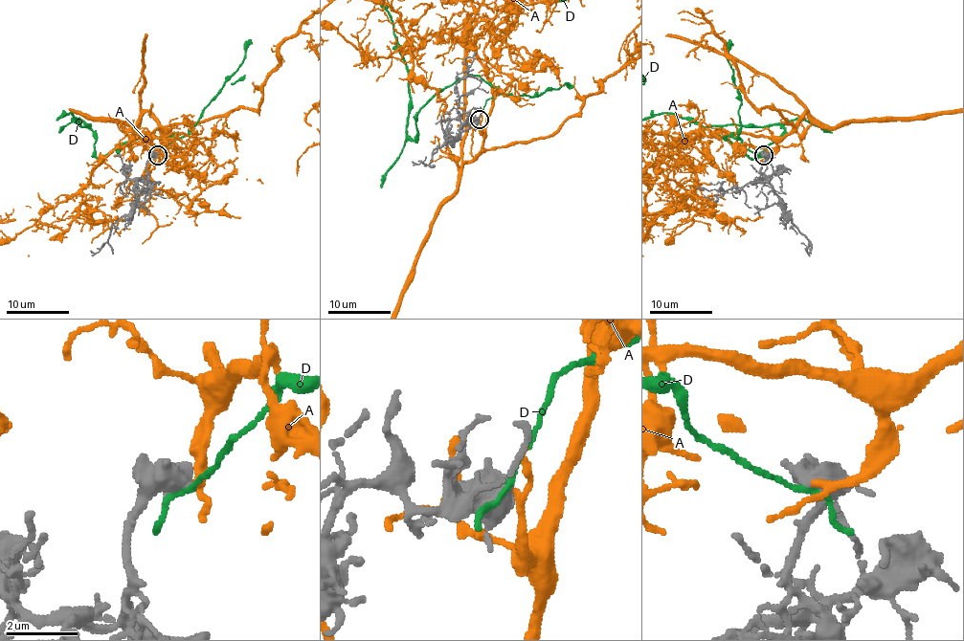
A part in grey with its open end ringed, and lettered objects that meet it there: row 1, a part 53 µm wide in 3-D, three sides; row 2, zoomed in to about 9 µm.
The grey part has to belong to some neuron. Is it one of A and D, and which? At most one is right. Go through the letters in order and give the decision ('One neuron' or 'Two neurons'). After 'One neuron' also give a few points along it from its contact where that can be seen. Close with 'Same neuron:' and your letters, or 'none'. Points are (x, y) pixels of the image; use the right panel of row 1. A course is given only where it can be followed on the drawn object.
A: One neuron
D: Two neurons
Same neuron: A

